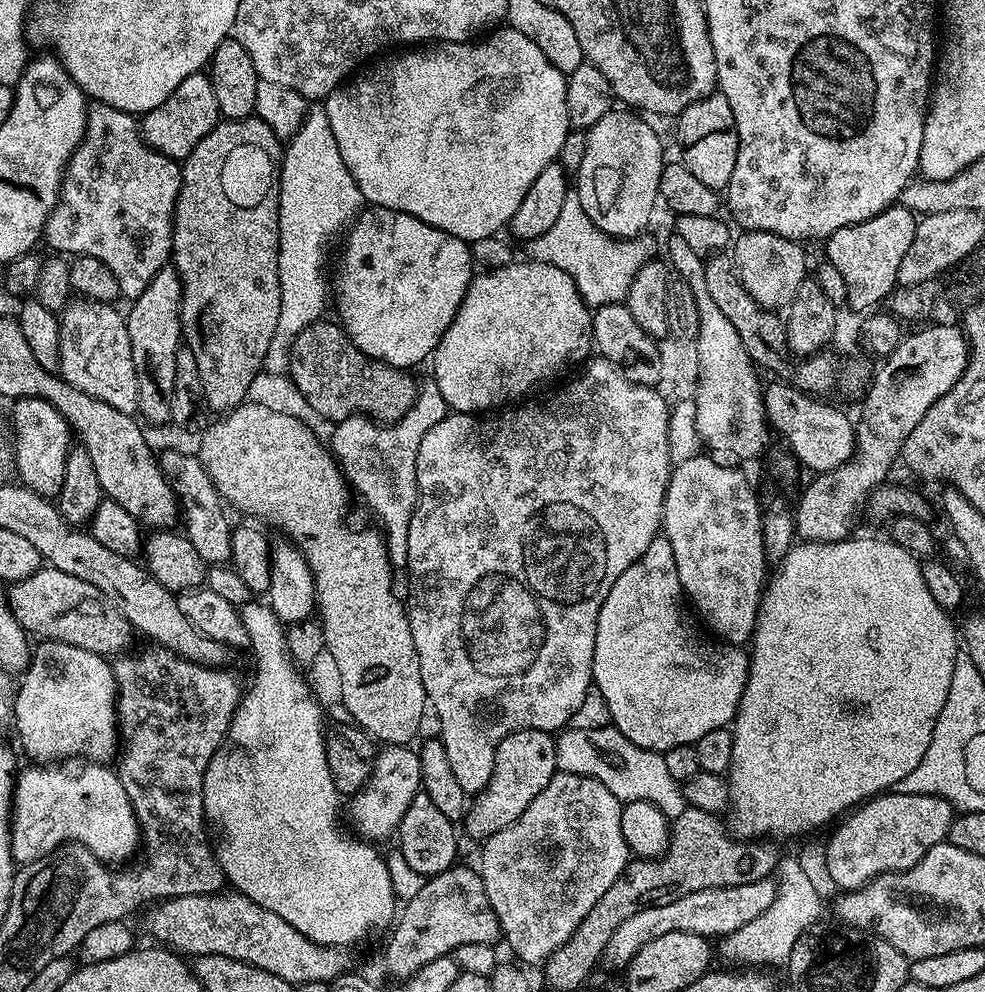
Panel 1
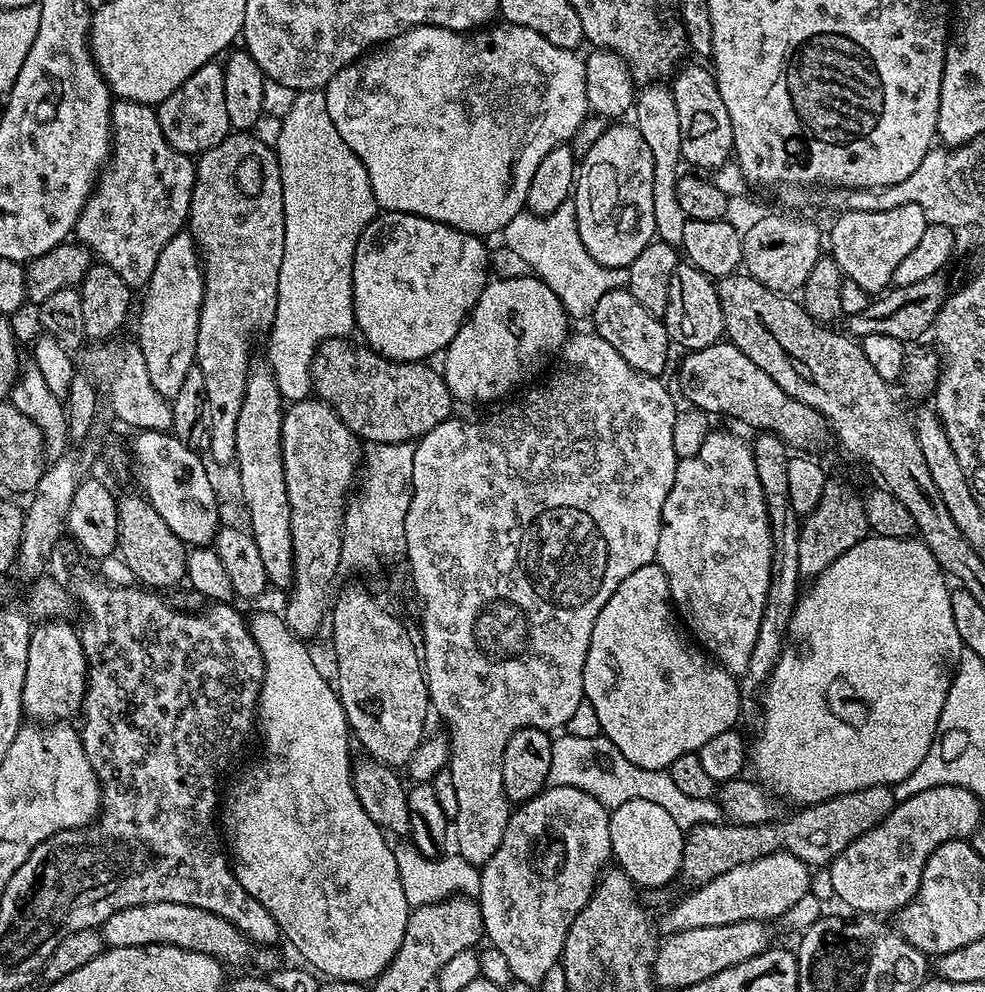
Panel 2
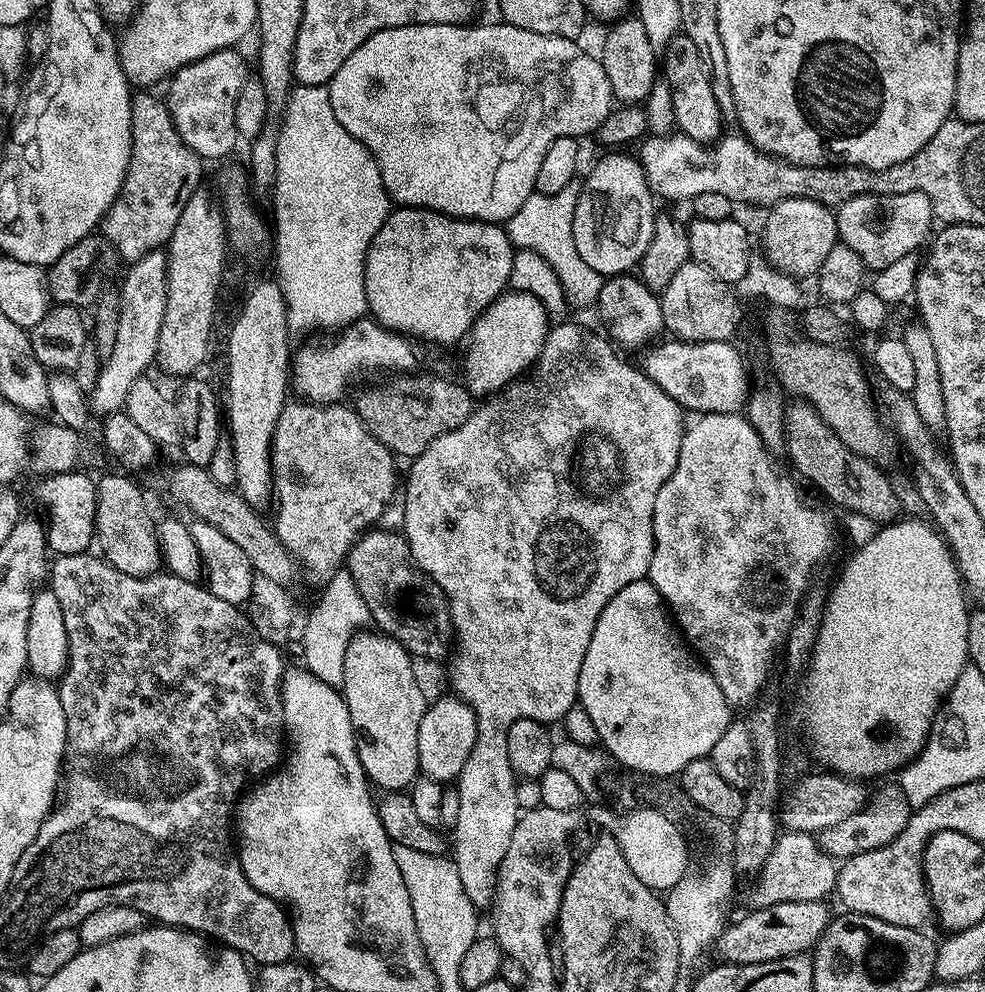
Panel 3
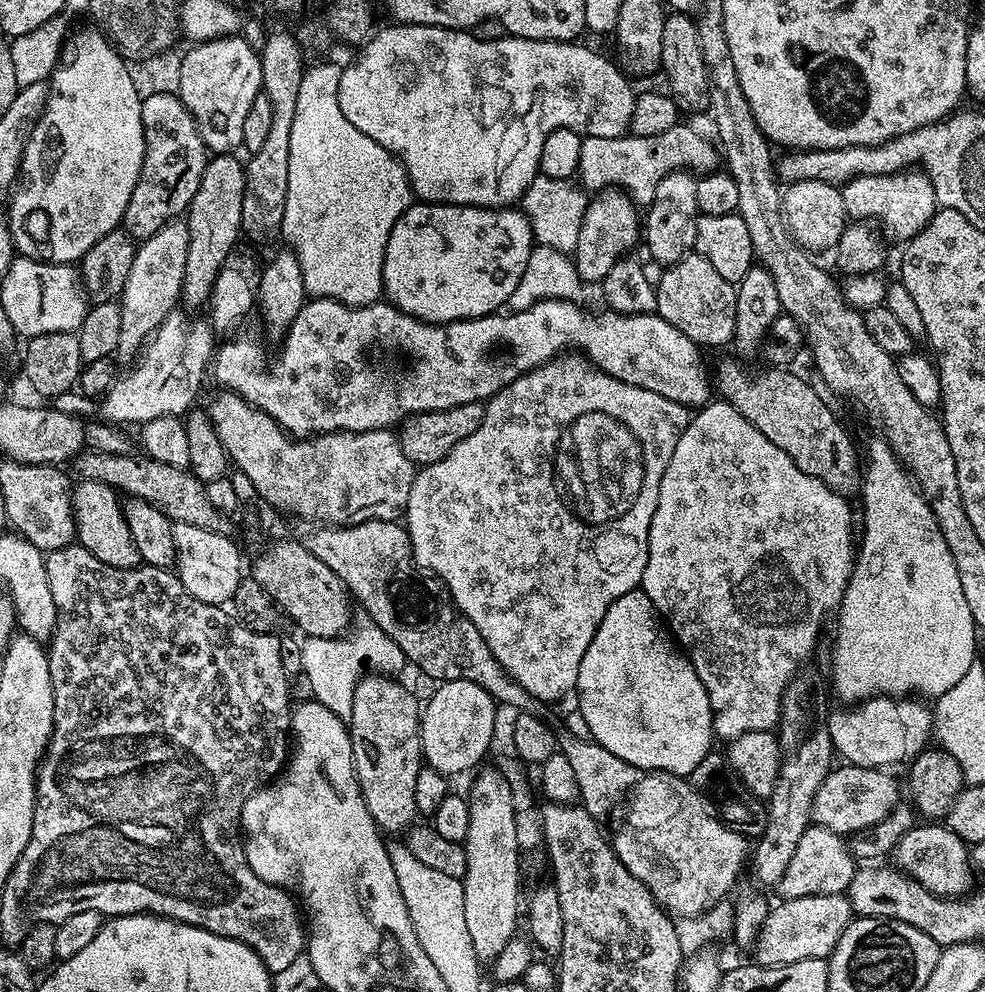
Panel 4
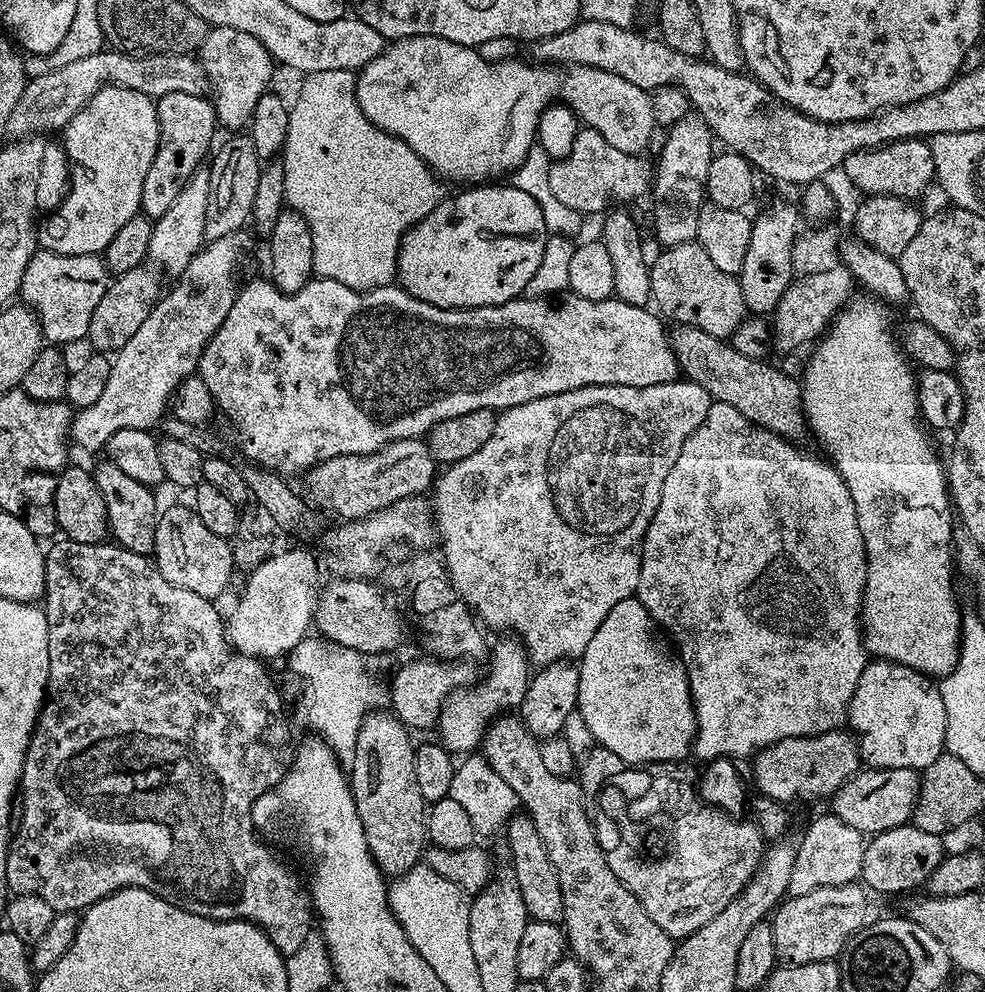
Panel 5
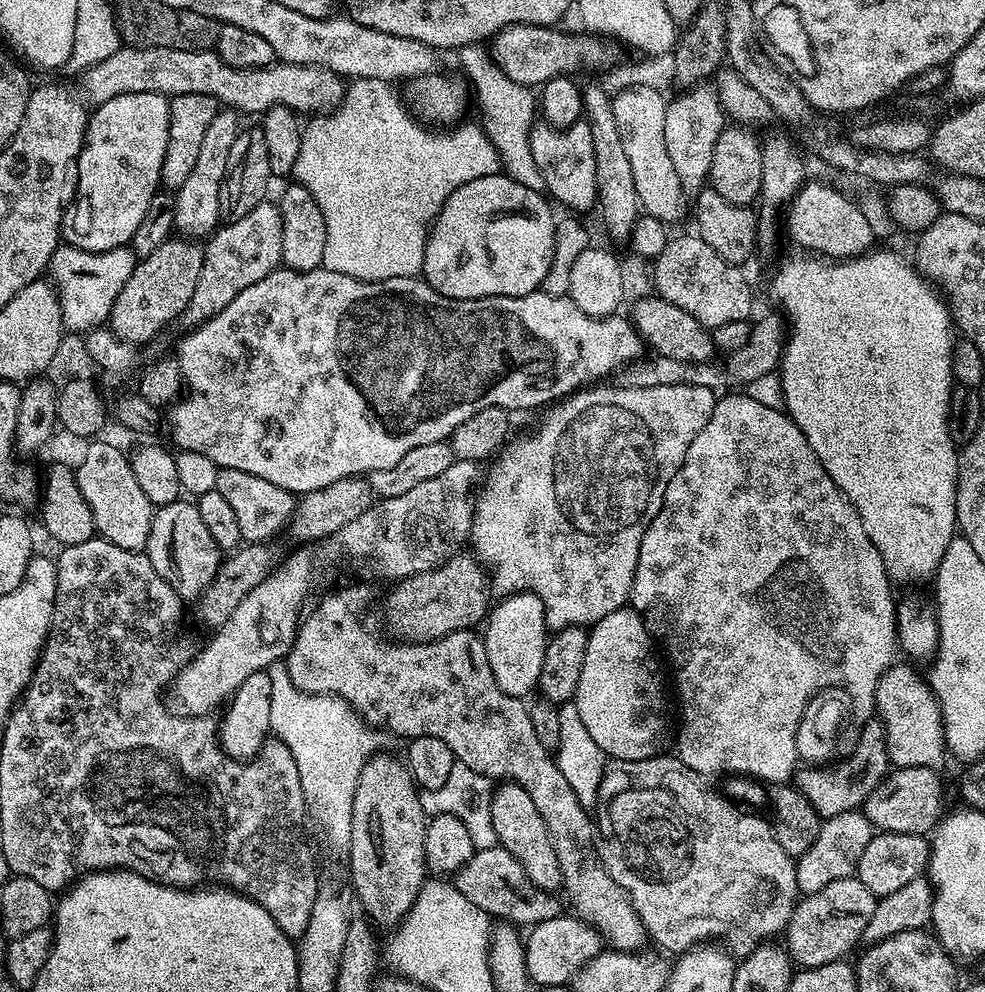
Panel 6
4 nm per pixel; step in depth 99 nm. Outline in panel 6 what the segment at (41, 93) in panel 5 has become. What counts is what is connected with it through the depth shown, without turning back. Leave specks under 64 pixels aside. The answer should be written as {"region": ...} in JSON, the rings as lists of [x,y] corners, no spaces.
{"region":[[[121,46],[110,58],[90,66],[79,77],[84,87],[82,96],[93,105],[110,102],[110,98],[118,98],[126,94],[158,94],[173,97],[182,94],[206,94],[220,101],[221,105],[235,110],[237,113],[256,112],[262,114],[274,106],[286,106],[297,114],[327,114],[333,112],[344,101],[345,81],[336,72],[328,68],[319,68],[309,64],[285,64],[273,62],[266,68],[235,68],[225,62],[215,50],[206,52],[187,52],[186,50],[166,50],[165,48],[130,48]]]}

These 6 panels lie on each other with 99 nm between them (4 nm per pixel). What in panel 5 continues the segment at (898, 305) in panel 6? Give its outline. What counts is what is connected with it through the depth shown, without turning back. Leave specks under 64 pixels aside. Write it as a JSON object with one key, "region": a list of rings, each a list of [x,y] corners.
{"region":[[[879,298],[868,299],[870,300],[853,299],[831,321],[826,335],[815,345],[817,348],[813,350],[812,357],[809,358],[808,365],[804,368],[804,380],[802,379],[802,387],[800,389],[802,411],[811,435],[813,432],[820,439],[821,446],[826,451],[832,452],[832,457],[830,457],[831,463],[846,482],[846,490],[850,490],[850,498],[854,498],[854,510],[858,514],[858,530],[862,530],[862,542],[866,546],[866,562],[868,563],[864,599],[860,606],[862,639],[865,649],[873,657],[879,658],[881,661],[892,661],[894,664],[902,665],[902,667],[910,667],[915,671],[923,672],[931,678],[943,678],[954,670],[954,666],[958,662],[960,657],[960,637],[962,635],[962,611],[960,612],[959,606],[956,605],[956,596],[952,593],[952,572],[954,576],[952,530],[954,527],[954,514],[950,509],[950,494],[946,485],[946,468],[942,460],[936,457],[935,450],[928,445],[929,433],[926,431],[925,425],[920,421],[918,376],[915,371],[912,373],[913,365],[908,357],[904,355],[899,343],[894,339],[892,316],[888,313],[890,311],[889,305]]]}

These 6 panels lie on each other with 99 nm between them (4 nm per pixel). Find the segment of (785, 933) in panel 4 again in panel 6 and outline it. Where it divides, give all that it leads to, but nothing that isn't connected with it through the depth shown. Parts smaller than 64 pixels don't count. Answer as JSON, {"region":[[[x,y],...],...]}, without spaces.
{"region":[[[855,875],[830,882],[830,886],[820,892],[805,895],[797,903],[786,929],[786,951],[792,957],[793,965],[801,969],[817,968],[835,960],[844,960],[847,952],[856,943],[861,943],[866,922],[870,922],[870,914],[874,914],[877,899]]]}

